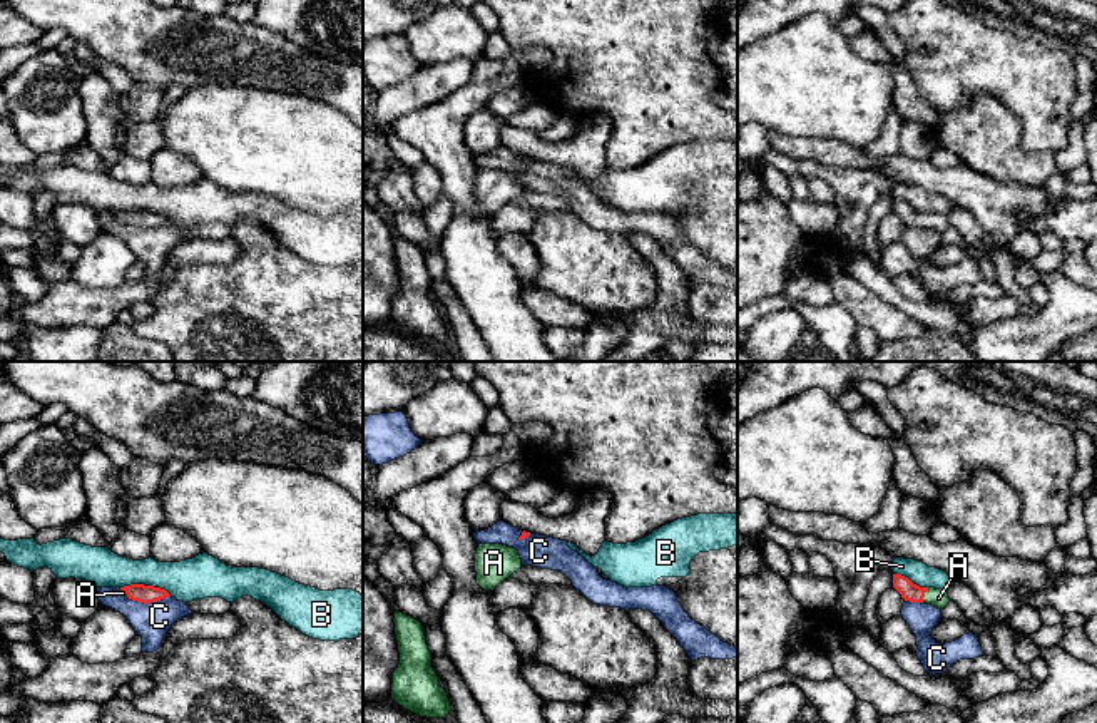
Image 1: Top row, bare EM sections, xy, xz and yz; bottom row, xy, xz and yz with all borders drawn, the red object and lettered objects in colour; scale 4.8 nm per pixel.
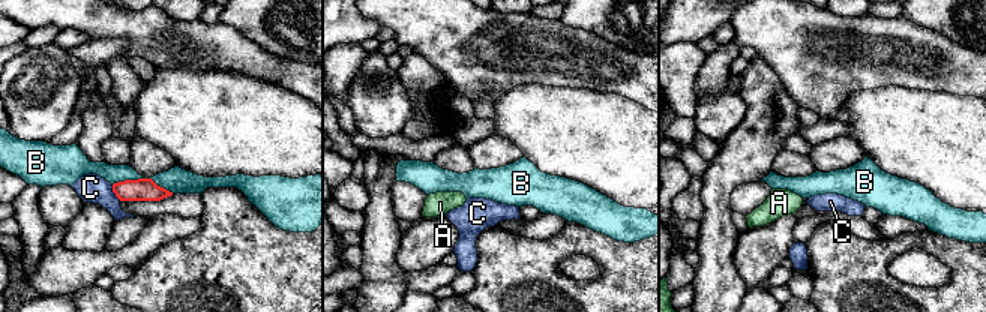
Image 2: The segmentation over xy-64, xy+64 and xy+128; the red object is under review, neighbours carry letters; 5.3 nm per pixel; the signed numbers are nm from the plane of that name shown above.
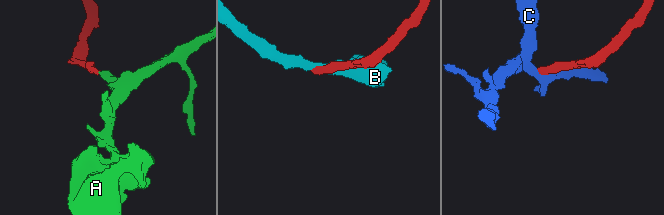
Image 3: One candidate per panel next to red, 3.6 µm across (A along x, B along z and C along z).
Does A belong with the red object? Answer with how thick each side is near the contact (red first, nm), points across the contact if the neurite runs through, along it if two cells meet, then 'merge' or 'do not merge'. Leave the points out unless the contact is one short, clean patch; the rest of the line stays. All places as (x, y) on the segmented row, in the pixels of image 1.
calibres 90 and 90 nm; way yz (908, 591), (923, 594), (938, 598); merge

